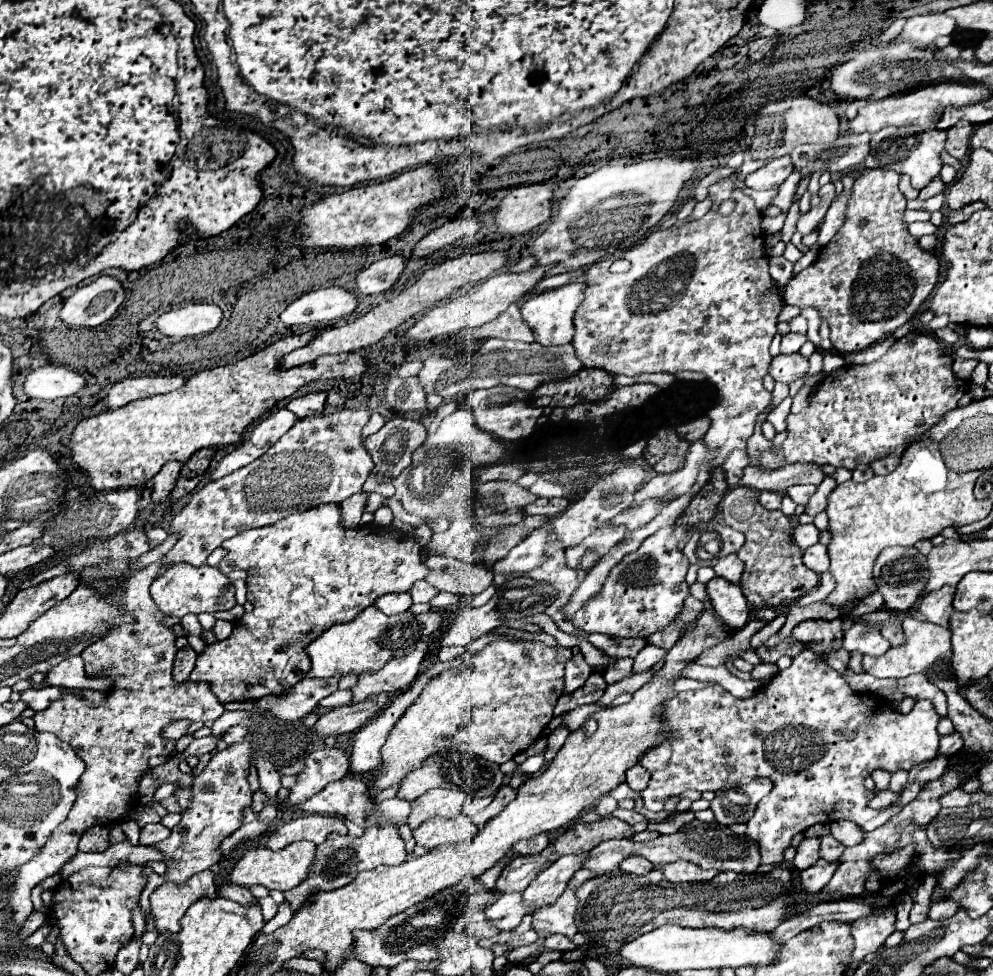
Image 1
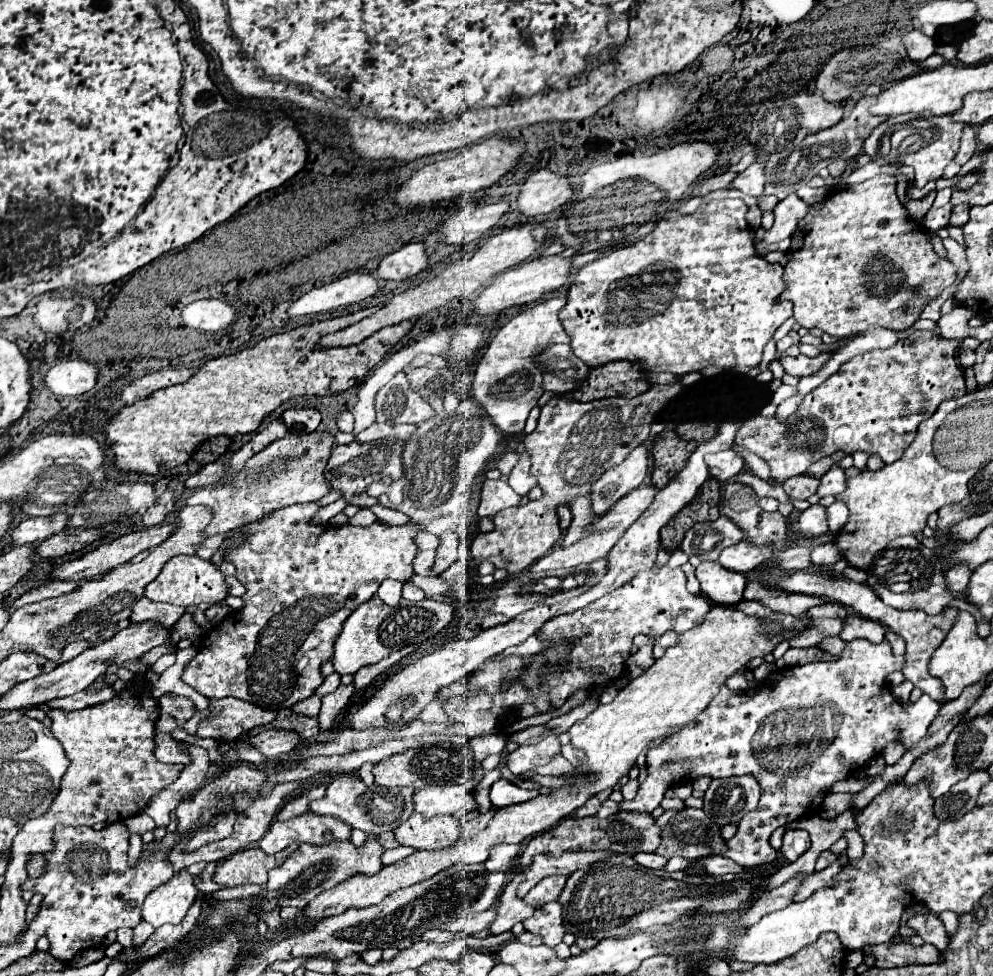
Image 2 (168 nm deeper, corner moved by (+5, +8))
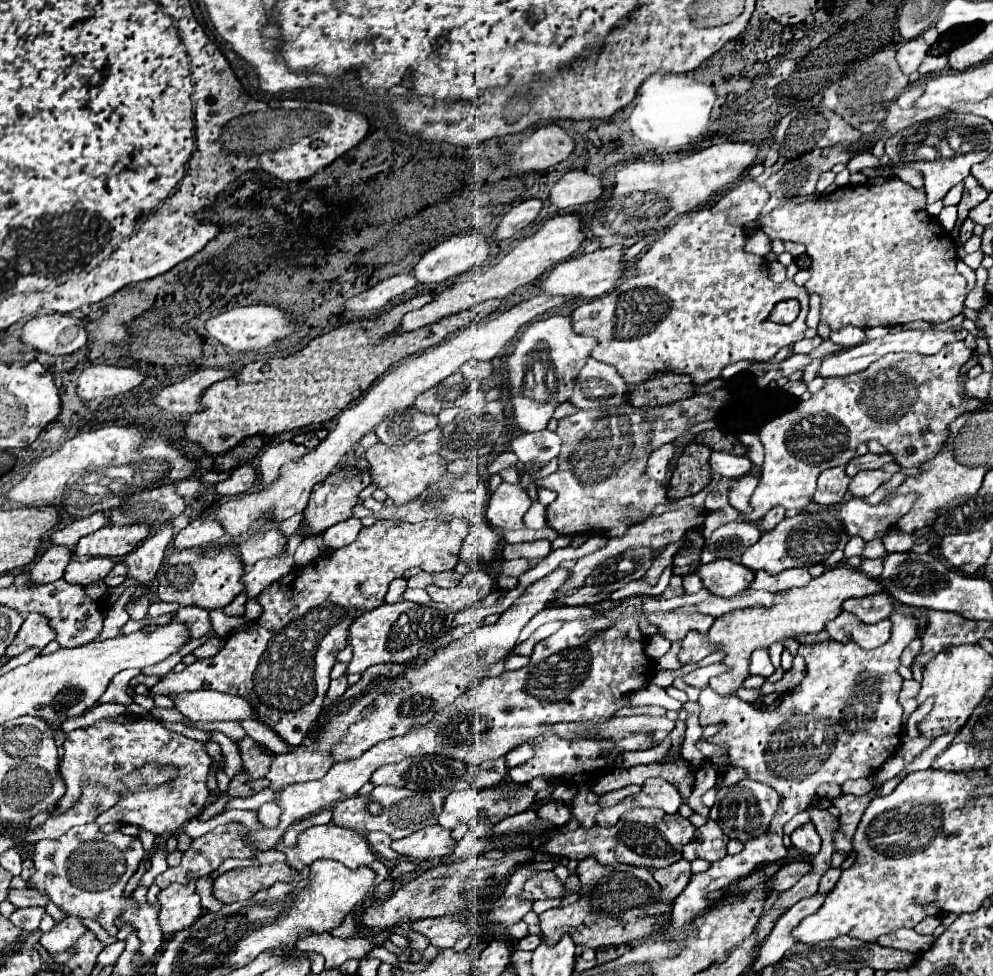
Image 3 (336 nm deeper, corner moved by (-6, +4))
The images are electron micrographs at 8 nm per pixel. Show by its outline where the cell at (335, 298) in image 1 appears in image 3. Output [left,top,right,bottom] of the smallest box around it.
[342,274,418,312]

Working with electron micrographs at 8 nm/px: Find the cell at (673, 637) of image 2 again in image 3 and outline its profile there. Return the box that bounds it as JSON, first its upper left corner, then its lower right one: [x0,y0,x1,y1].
[678,630,716,664]

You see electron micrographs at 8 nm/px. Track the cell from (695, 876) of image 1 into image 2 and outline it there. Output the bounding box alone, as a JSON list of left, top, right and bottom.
[703,856,747,876]

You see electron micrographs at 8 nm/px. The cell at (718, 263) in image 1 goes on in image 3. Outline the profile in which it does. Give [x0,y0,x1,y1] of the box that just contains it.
[572,208,808,384]

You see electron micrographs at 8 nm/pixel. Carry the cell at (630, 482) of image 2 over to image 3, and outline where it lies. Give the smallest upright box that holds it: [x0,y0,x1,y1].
[646,444,674,482]

